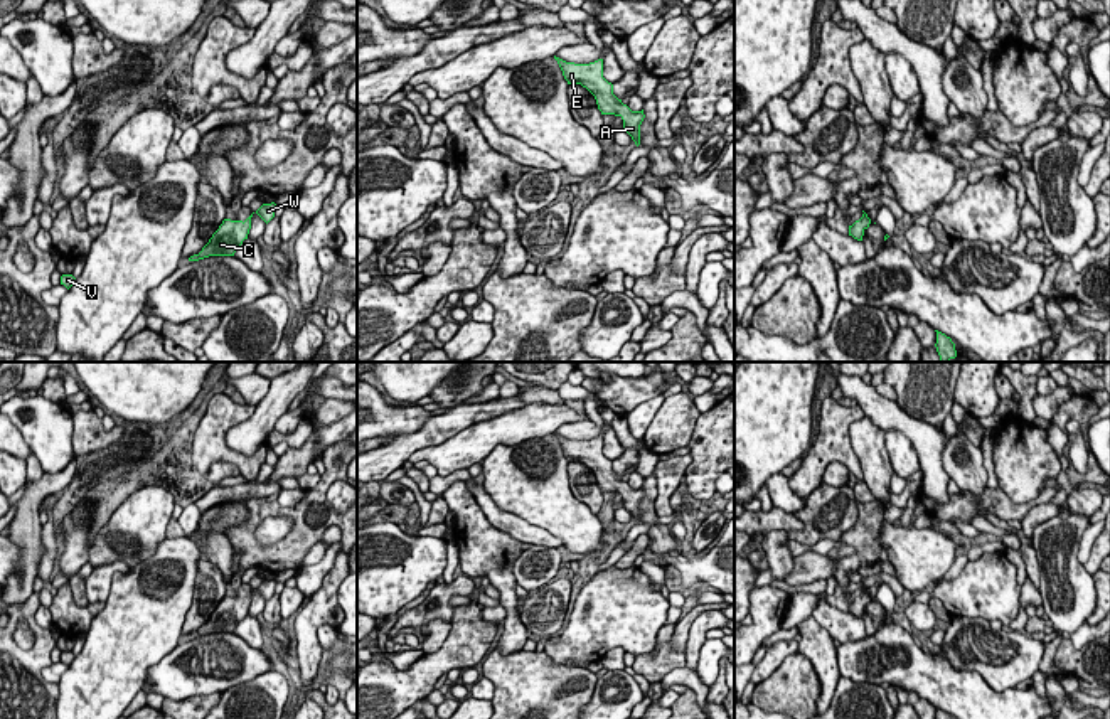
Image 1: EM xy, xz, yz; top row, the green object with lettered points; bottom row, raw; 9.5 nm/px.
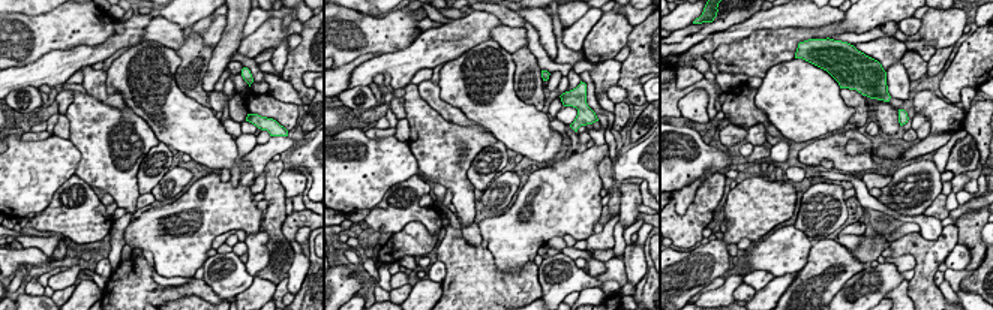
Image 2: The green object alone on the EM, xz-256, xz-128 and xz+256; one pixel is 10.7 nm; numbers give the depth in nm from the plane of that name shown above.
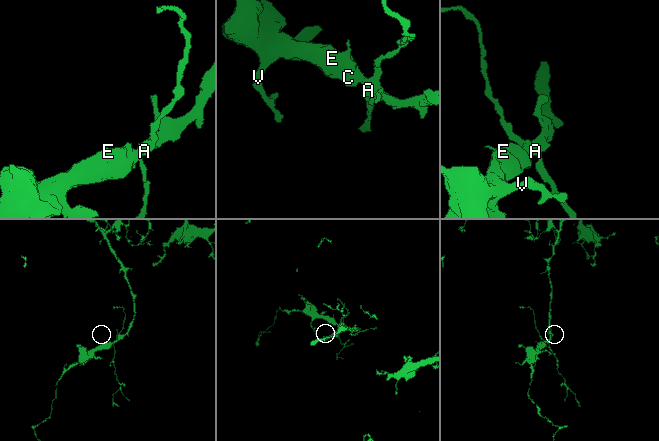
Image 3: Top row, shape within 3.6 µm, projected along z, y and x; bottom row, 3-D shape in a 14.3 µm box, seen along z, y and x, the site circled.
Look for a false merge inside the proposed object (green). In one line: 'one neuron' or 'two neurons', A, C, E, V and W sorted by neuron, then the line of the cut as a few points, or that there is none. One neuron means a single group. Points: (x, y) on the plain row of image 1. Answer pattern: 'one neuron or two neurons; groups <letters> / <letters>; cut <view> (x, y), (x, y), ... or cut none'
one neuron; groups A C E V W; cut none

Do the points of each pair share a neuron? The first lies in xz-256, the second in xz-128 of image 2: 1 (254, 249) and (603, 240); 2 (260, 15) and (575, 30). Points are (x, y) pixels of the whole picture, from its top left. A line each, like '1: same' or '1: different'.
1: same
2: same

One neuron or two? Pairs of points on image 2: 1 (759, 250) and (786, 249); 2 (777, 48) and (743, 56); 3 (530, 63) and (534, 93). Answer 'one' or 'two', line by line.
1: one
2: one
3: one

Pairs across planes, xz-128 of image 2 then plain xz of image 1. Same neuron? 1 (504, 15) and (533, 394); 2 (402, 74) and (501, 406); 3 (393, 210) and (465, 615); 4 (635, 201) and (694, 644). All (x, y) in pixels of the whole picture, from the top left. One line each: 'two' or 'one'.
1: one
2: two
3: two
4: one

